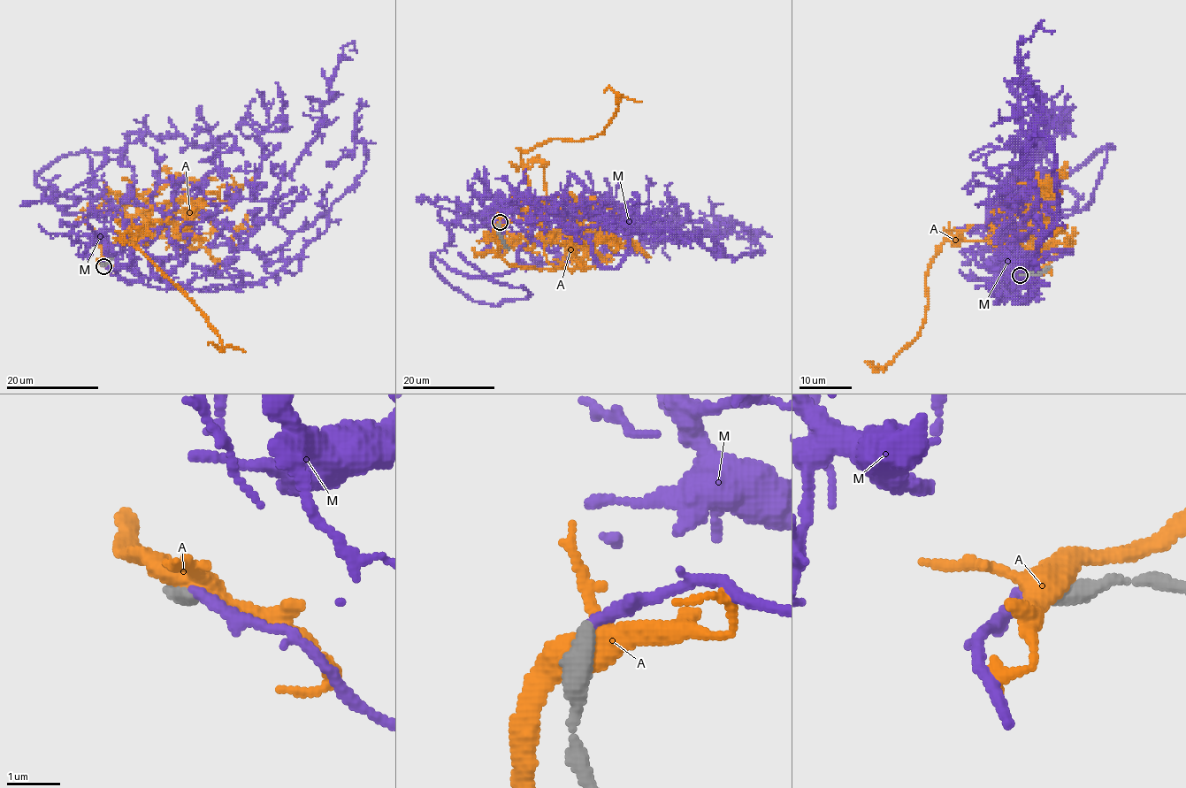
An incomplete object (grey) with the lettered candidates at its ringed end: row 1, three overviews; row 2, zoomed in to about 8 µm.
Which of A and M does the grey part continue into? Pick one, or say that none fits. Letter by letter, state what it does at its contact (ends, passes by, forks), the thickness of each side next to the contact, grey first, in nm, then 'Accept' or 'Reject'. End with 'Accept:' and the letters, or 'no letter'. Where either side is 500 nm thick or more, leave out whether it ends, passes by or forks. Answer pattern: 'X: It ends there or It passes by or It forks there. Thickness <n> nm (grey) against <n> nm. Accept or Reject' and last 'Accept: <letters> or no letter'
A: It forks there. Thickness 440 nm (grey) against 420 nm. Reject
M: It ends there. Thickness 360 nm (grey) against 240 nm. Reject
Accept: no letter

